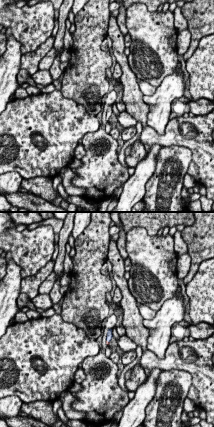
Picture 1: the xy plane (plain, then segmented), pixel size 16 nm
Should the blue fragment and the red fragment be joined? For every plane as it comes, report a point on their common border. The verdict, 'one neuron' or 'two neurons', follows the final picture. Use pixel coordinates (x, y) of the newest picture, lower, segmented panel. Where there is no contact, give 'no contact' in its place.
(108, 341)

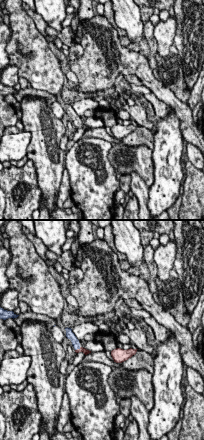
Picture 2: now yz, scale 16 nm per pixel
(77, 348)

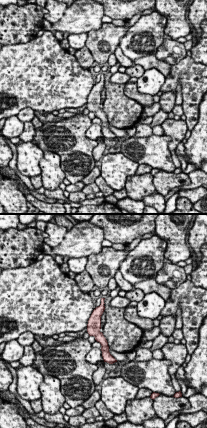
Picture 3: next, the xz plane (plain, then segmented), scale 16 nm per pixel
no contact

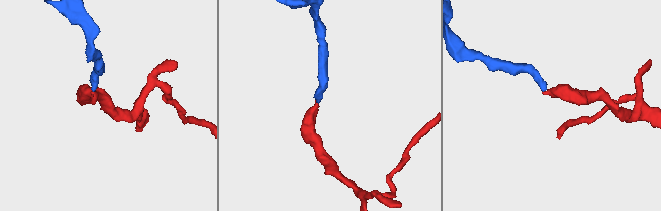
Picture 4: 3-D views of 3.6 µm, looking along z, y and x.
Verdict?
one neuron

